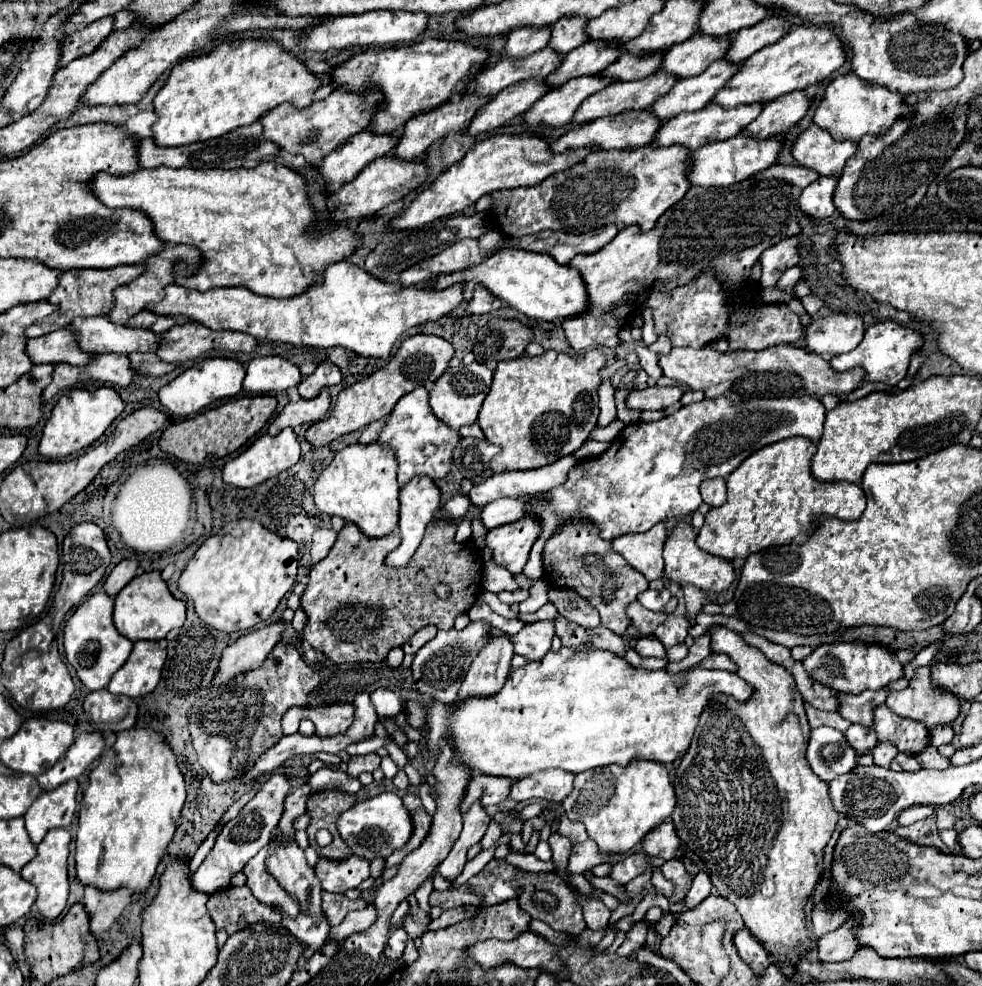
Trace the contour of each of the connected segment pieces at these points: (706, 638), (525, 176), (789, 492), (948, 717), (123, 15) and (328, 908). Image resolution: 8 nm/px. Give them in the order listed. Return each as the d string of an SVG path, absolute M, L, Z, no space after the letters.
M705 632L695 640L695 643L689 648L688 656L679 662L668 662L664 667L666 671L677 673L685 671L711 654L710 650L711 635Z
M519 133L519 135L493 135L489 139L477 141L467 155L453 163L449 169L445 169L419 197L399 215L391 221L391 229L415 229L423 227L425 223L431 223L441 217L449 217L453 213L463 211L469 205L475 205L483 195L489 195L499 189L515 189L515 187L531 187L541 183L553 173L565 171L573 167L575 163L583 161L593 149L569 149L563 155L553 153L549 147L549 141L541 135L531 133Z
M789 437L785 441L777 441L777 445L769 445L769 449L761 449L761 453L753 453L727 477L727 501L721 507L713 507L705 515L705 523L697 535L697 545L725 561L747 559L747 555L757 553L767 547L789 545L807 541L813 535L813 529L819 517L837 517L843 521L855 521L865 511L865 493L855 483L821 483L809 471L809 459L815 453L815 445L803 437Z
M937 651L935 657L927 665L915 669L915 675L911 677L907 689L903 689L903 691L891 691L889 697L887 697L887 701L885 701L885 705L893 713L897 713L899 717L909 717L909 719L915 719L915 721L923 721L929 731L933 731L935 725L949 725L951 721L955 721L957 715L959 715L959 705L961 705L961 701L959 701L957 695L953 695L949 691L943 691L943 689L937 689L933 685L933 681L931 681L931 669L933 669L935 661L937 663L939 661L941 663L953 663L953 659L949 657L949 653Z
M126 10L119 11L114 15L114 27L113 30L123 30L129 27L134 21L133 14Z
M323 891L323 913L329 915L329 921L331 925L337 925L343 921L343 917L349 913L349 911L355 911L355 909L363 909L367 907L367 901L365 899L347 899L343 893L327 893Z

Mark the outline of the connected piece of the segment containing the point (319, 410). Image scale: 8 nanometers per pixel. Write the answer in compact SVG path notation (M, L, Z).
M323 389L319 393L319 397L309 399L309 401L305 401L305 399L289 401L285 405L285 409L273 419L273 423L269 425L267 433L277 435L285 427L297 427L297 425L305 425L305 423L315 423L315 421L325 417L327 409L329 409L329 391L327 389Z

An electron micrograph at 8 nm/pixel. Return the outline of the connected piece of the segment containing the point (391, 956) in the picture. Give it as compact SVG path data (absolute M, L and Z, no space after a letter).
M401 927L393 929L391 935L389 935L389 941L387 941L387 947L385 947L385 957L387 957L389 961L401 959L407 939L409 939L409 937L407 937L407 933L405 933Z

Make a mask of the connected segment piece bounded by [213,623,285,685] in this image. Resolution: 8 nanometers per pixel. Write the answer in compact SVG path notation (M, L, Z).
M273 623L273 625L265 625L261 629L255 629L243 637L239 637L233 645L229 645L223 651L219 671L213 679L213 683L223 685L237 673L257 669L261 665L261 661L265 661L265 657L279 643L283 631L285 631L283 623Z

